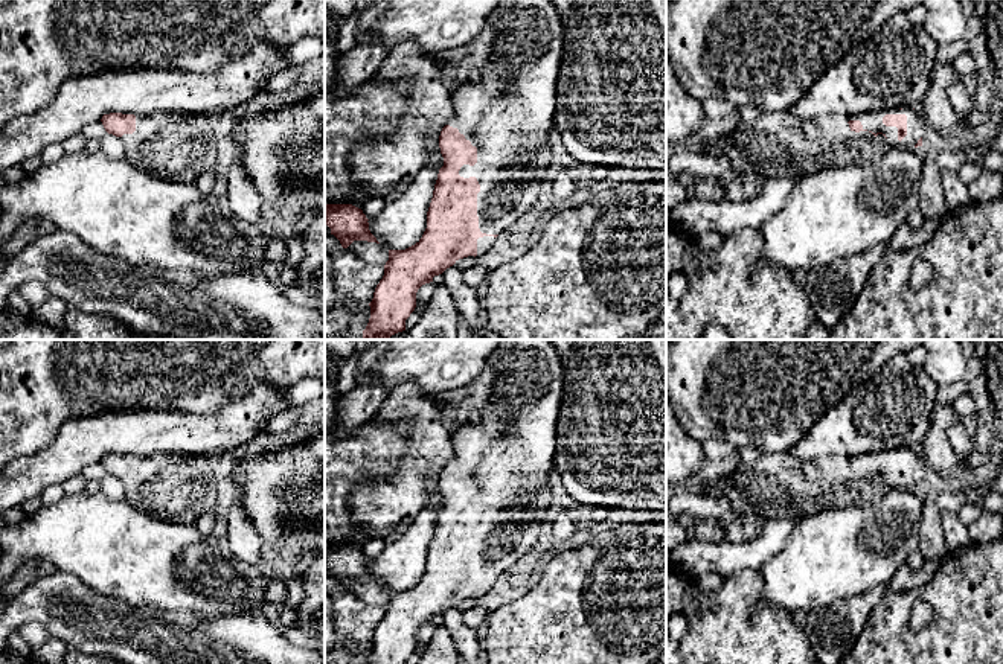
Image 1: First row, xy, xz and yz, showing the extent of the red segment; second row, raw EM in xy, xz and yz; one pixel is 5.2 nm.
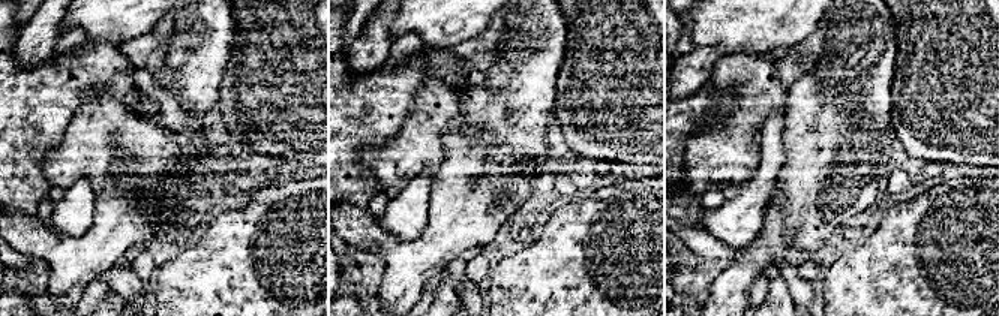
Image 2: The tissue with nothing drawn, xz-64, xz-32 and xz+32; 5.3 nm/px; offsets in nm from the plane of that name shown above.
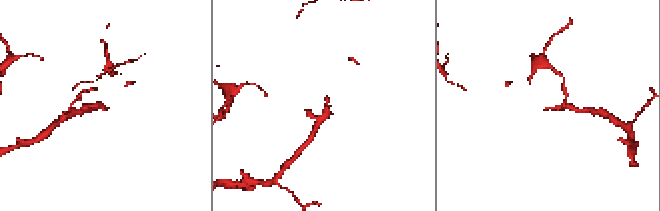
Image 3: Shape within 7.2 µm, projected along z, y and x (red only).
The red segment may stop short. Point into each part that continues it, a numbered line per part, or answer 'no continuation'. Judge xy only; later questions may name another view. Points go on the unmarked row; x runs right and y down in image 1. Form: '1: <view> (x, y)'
1: xy (171, 488)

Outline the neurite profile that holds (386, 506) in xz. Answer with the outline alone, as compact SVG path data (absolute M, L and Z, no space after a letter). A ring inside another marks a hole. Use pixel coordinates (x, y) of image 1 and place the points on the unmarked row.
M412 382L392 390L373 419L412 422L404 455L393 472L384 480L355 486L349 495L352 522L370 538L384 538L405 532L431 503L431 474L453 460L454 449L450 426Z

